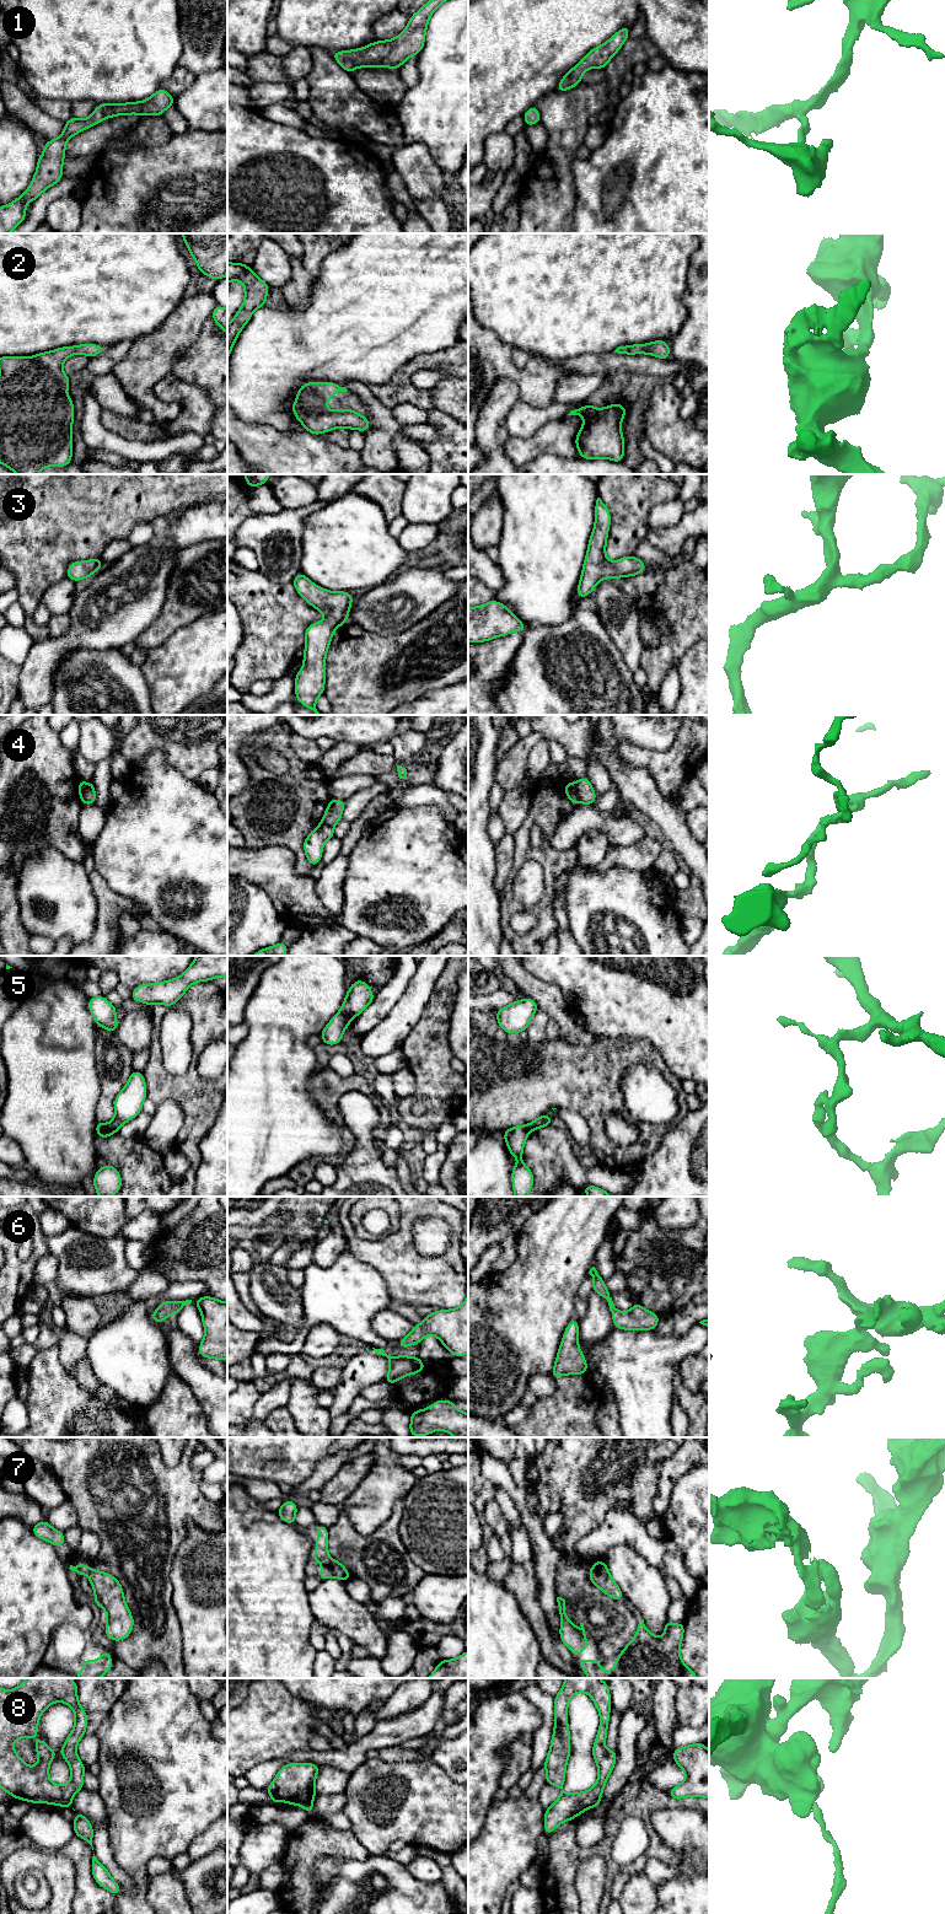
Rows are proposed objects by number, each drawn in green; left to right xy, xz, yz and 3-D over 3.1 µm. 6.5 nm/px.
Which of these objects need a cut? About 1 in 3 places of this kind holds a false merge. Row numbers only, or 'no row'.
4, 5, 8

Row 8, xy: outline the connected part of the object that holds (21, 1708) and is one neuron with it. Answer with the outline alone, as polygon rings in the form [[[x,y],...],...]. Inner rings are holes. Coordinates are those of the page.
[[[27,1678],[17,1688],[6,1690],[0,1688],[0,1787],[17,1800],[32,1803],[71,1803],[75,1794],[84,1787],[84,1773],[86,1767],[79,1759],[76,1746],[85,1736],[87,1727],[87,1713],[81,1708],[77,1699],[77,1683],[71,1678]],[[53,1703],[66,1703],[75,1714],[75,1725],[66,1737],[60,1754],[68,1762],[71,1771],[66,1785],[57,1785],[49,1780],[49,1764],[55,1752],[44,1740],[36,1740],[34,1748],[38,1753],[38,1764],[28,1767],[14,1751],[12,1743],[23,1737],[36,1737],[38,1733],[38,1720],[43,1711]]]

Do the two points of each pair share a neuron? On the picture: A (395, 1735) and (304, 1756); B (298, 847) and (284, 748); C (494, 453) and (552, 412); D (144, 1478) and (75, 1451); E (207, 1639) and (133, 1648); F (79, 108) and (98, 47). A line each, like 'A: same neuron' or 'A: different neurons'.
A: same neuron
B: same neuron
C: different neurons
D: same neuron
E: different neurons
F: different neurons

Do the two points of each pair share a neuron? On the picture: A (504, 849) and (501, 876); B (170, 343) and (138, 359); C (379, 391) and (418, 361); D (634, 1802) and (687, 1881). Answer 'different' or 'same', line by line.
A: same
B: same
C: same
D: different

